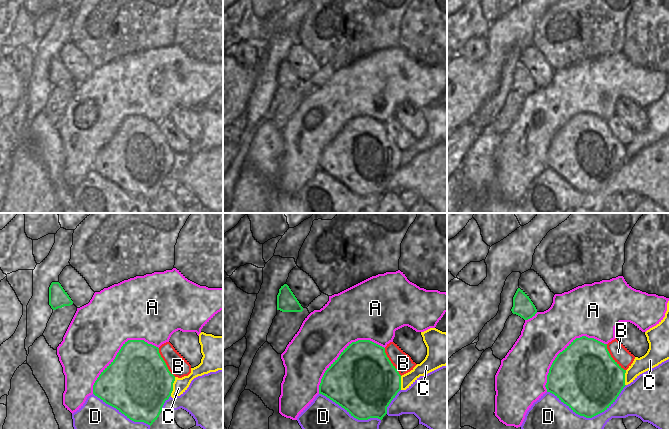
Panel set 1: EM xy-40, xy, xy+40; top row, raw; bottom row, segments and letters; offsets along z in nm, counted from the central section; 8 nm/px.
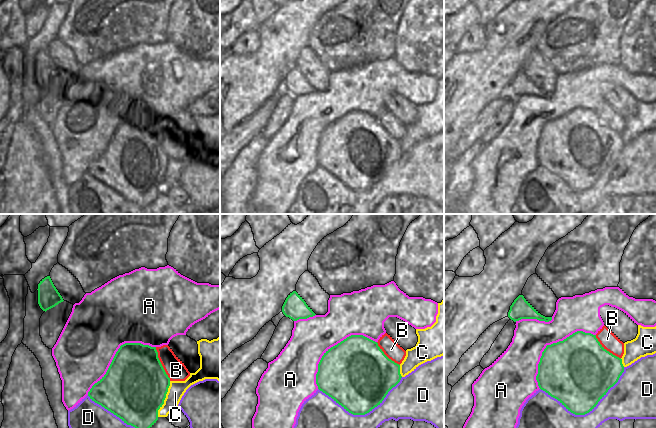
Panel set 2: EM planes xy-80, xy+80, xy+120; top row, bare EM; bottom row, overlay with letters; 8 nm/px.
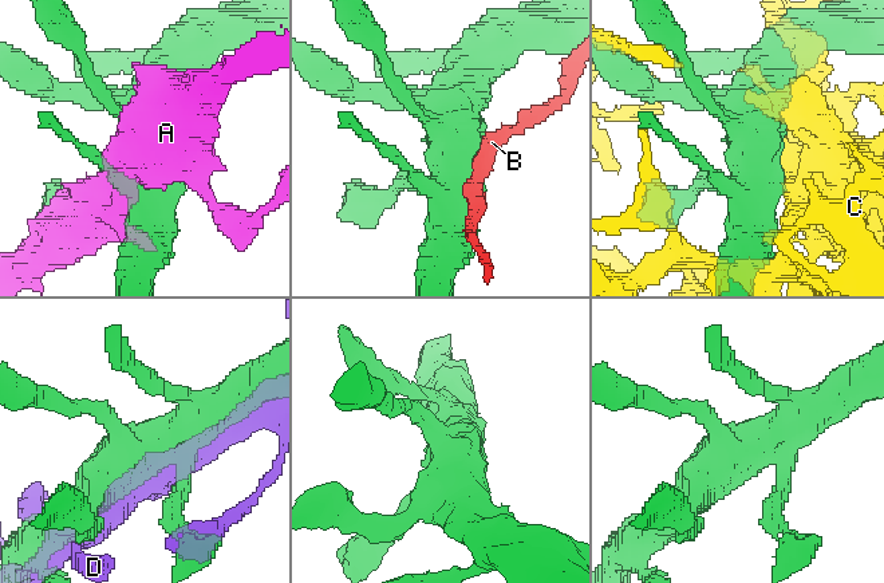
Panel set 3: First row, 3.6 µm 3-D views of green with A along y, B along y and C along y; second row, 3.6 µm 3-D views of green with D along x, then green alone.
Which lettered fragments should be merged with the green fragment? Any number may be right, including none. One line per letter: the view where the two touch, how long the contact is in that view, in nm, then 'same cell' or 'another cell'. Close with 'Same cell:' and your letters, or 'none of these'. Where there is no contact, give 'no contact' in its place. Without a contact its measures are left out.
A: xy | 650 nm | another cell
B: xy+40 | 260 nm | another cell
C: xy-40 | 160 nm | another cell
D: xy+40 | 650 nm | another cell
Same cell: none of these

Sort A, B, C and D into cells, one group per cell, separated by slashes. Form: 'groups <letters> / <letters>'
groups A / B / C / D

